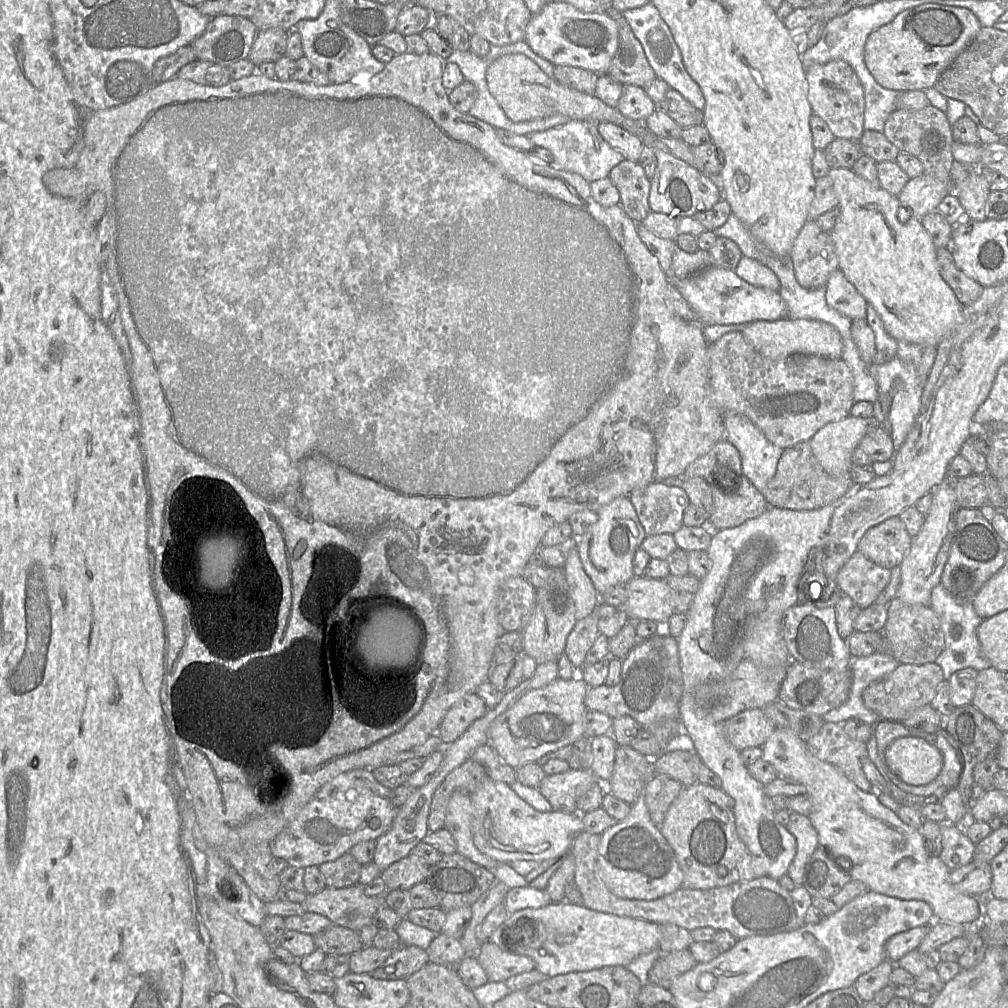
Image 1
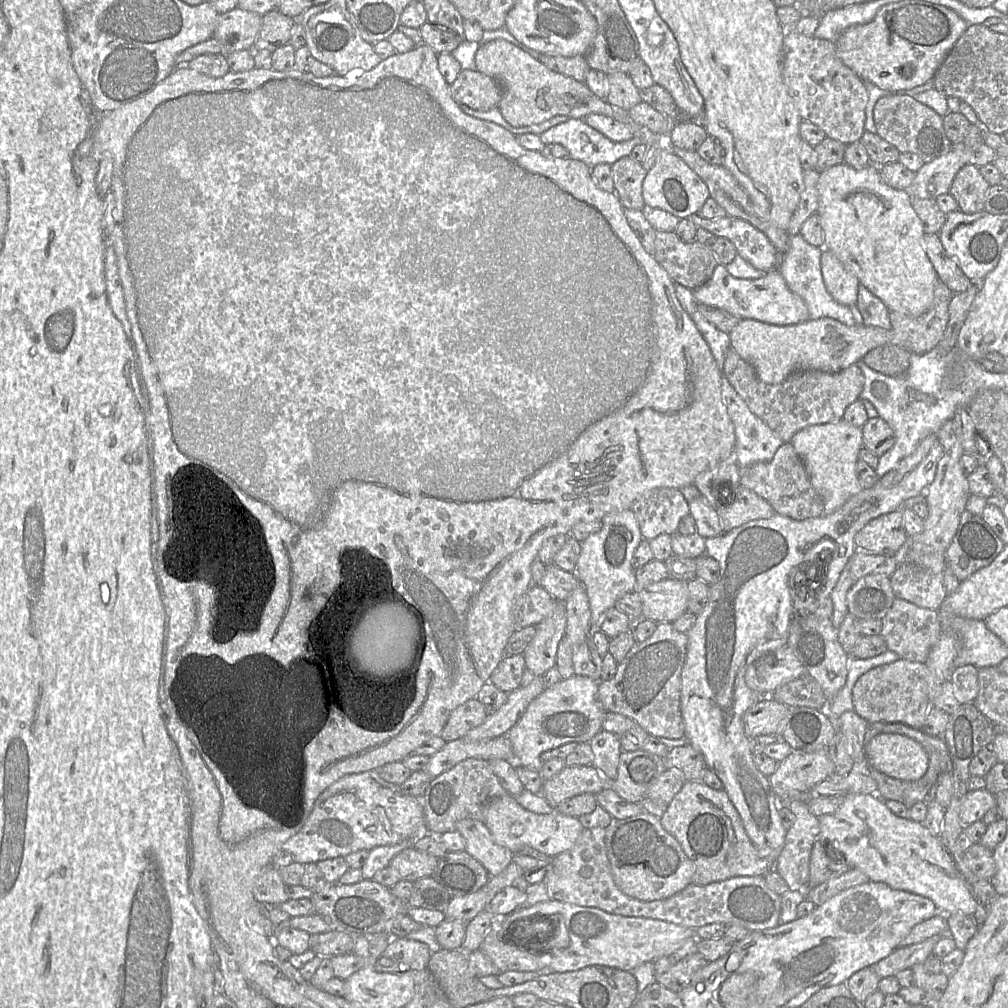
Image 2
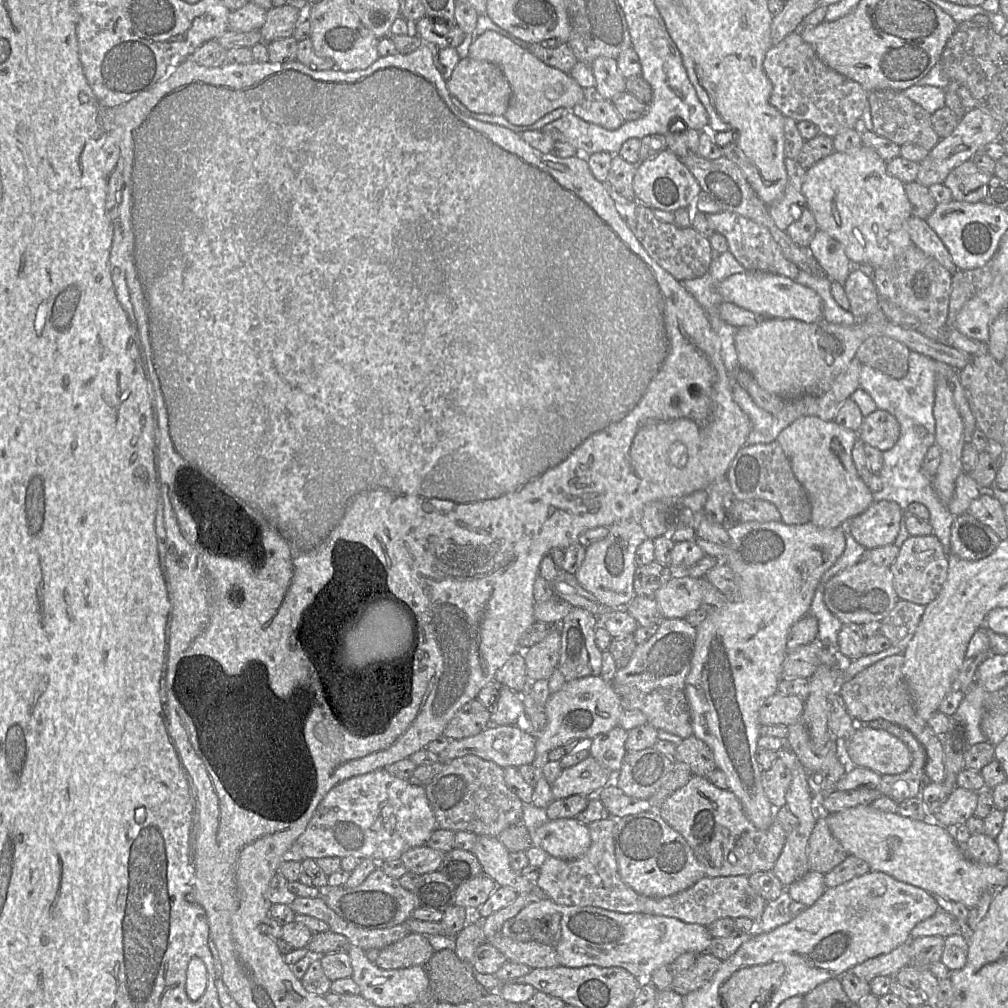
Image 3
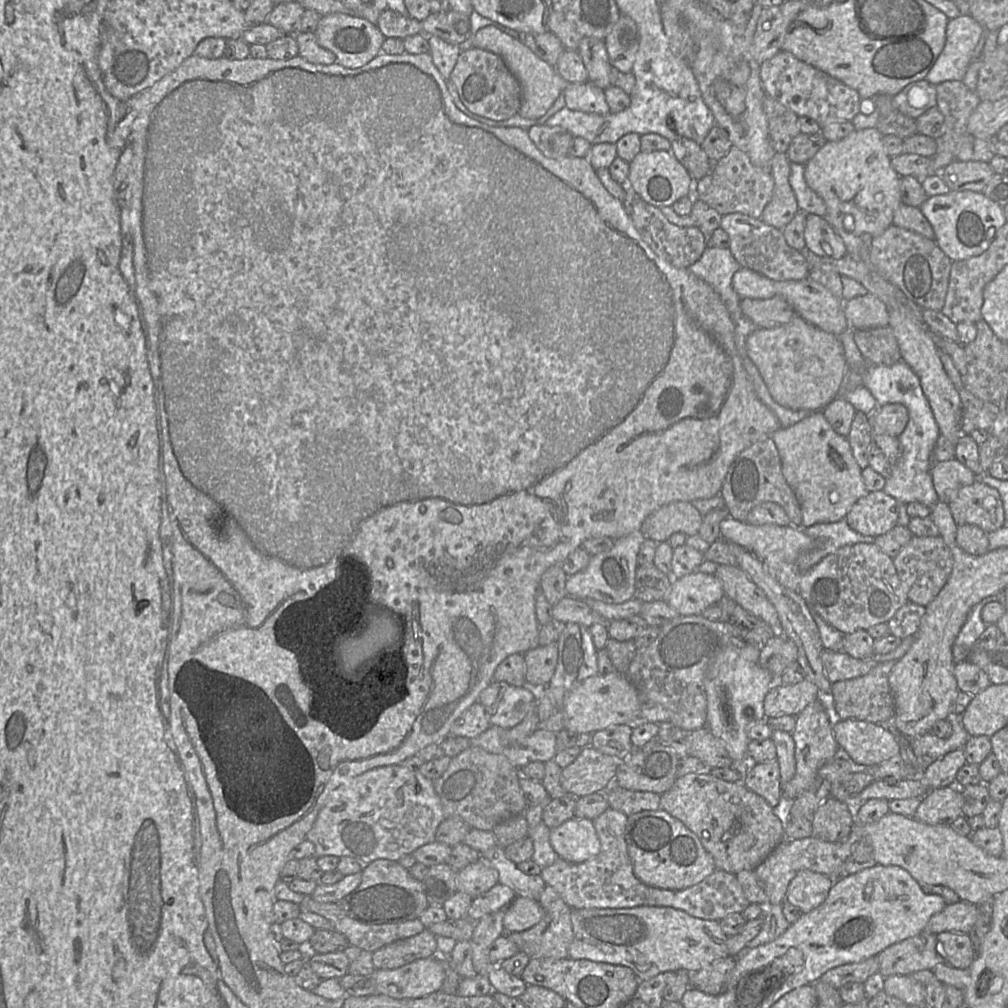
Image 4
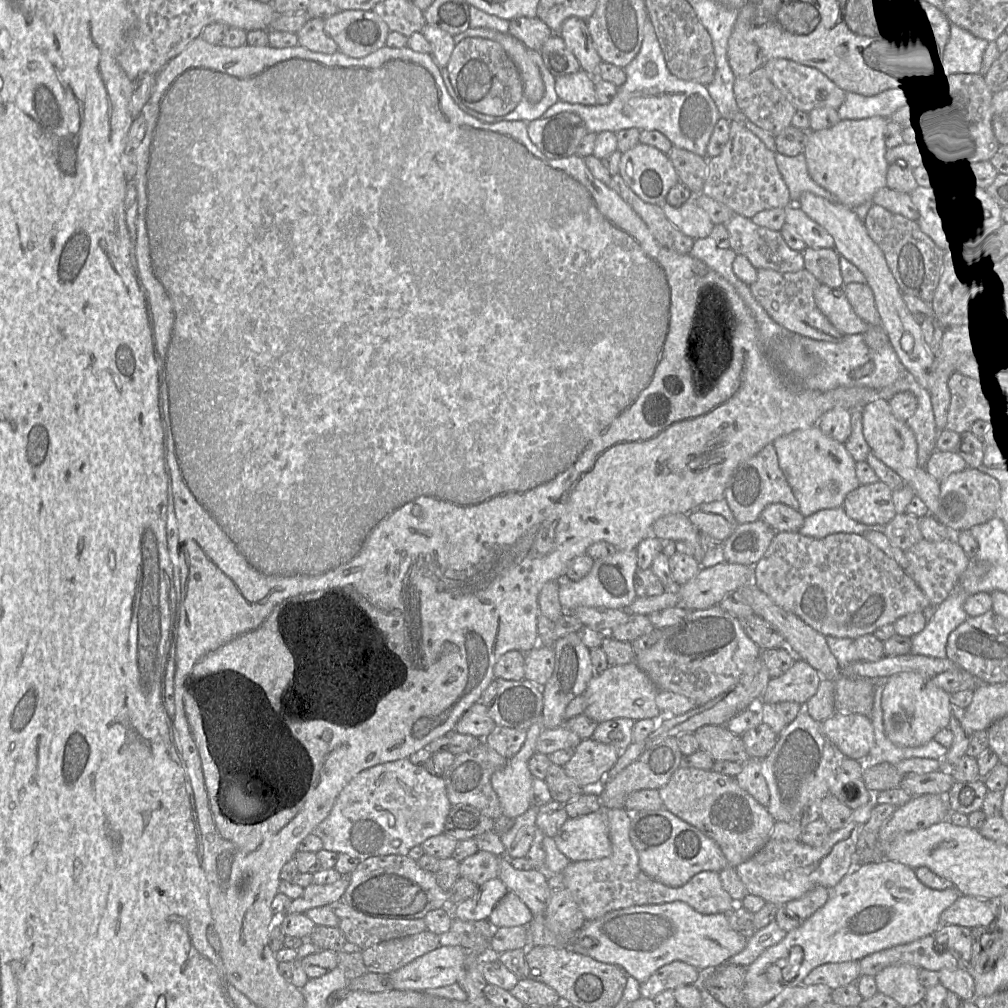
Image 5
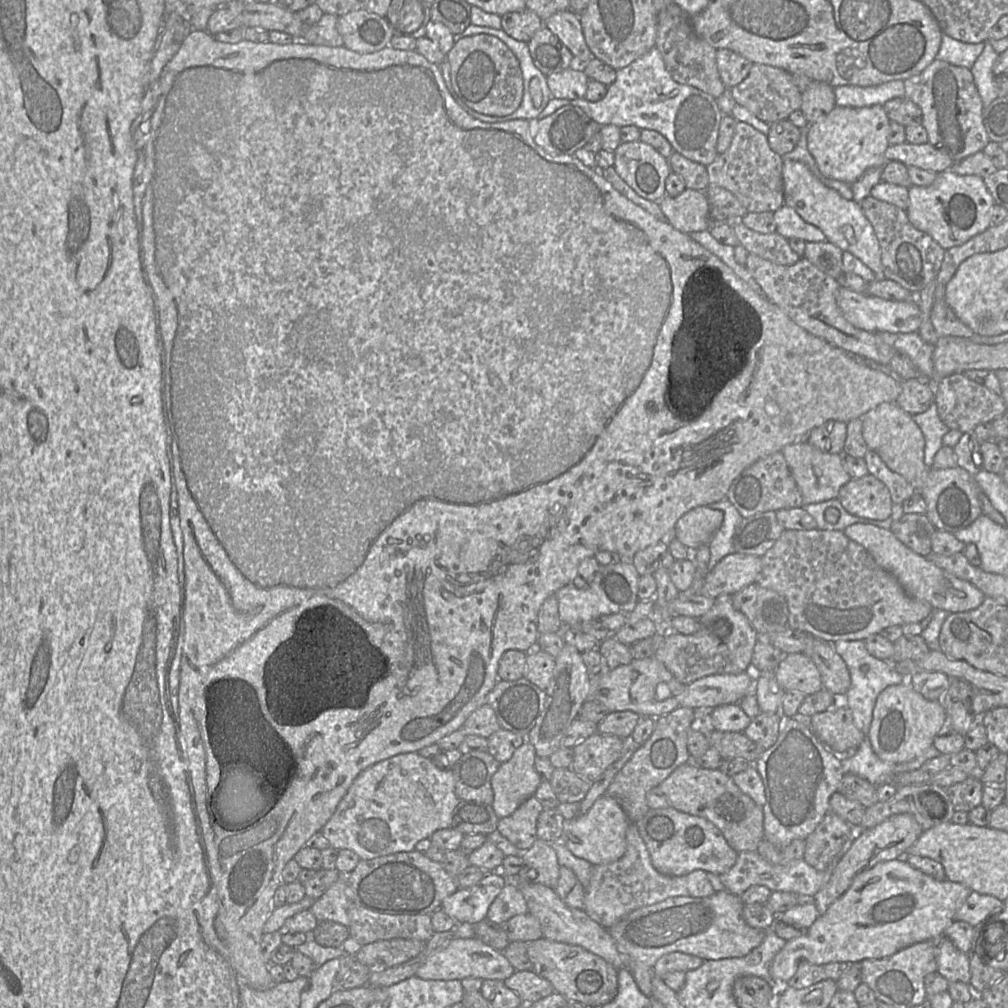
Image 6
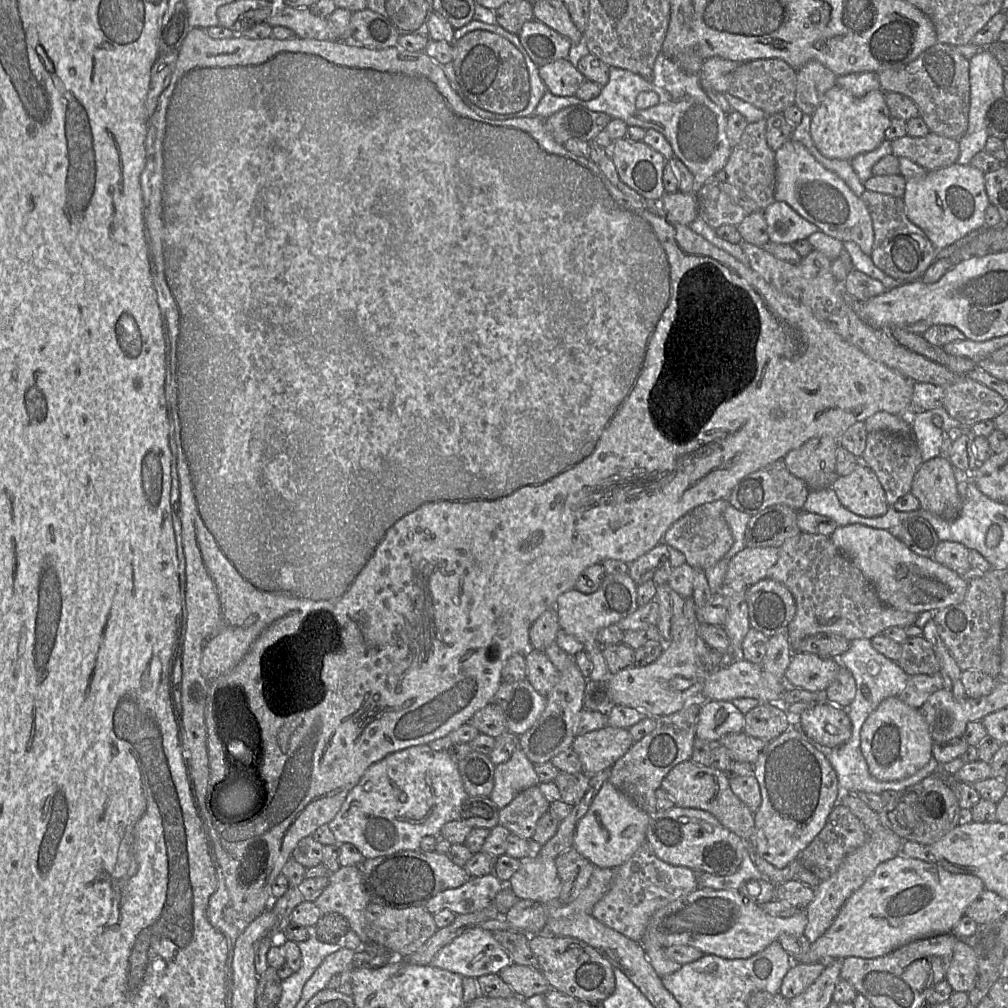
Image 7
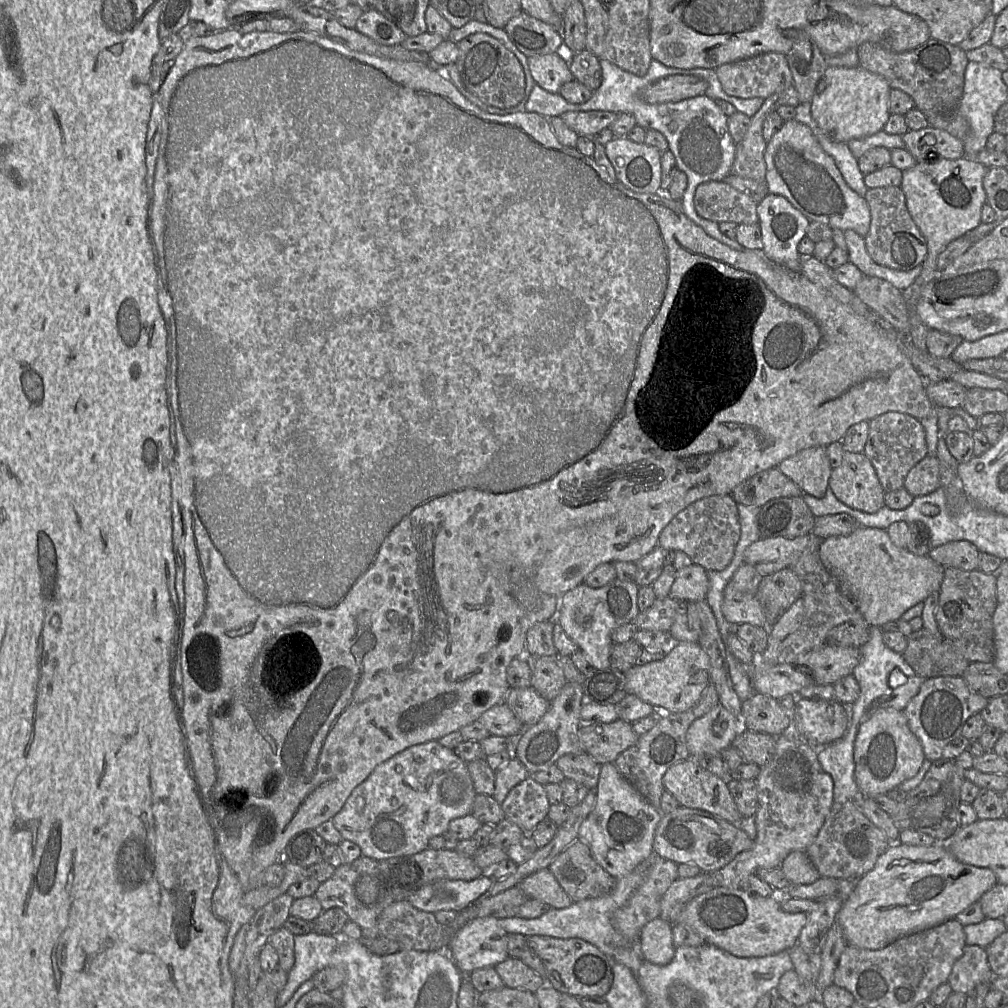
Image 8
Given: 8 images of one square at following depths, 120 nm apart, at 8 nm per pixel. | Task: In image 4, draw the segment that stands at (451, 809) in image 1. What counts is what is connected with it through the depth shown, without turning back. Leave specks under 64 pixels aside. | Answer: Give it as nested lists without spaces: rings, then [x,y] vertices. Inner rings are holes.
[[[500,845],[480,854],[498,872],[499,883],[510,887],[516,896],[538,900],[546,886],[541,875],[529,875],[519,870]]]

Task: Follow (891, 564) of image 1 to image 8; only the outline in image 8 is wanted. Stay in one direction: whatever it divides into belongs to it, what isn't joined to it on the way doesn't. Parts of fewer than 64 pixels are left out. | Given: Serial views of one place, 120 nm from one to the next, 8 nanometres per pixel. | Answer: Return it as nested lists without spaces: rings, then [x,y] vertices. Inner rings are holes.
[[[845,451],[842,463],[832,469],[829,487],[850,508],[868,514],[885,505],[885,494],[871,461],[864,453]]]

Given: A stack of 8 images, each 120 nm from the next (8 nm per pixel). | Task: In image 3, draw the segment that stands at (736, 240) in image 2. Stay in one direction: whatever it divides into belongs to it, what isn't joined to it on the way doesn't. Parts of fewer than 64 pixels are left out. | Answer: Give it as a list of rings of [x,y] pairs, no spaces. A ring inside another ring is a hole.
[[[721,211],[706,215],[715,232],[722,234],[727,239],[729,251],[746,271],[772,273],[796,279],[800,272],[799,267],[785,258],[780,246],[767,228],[733,212]]]

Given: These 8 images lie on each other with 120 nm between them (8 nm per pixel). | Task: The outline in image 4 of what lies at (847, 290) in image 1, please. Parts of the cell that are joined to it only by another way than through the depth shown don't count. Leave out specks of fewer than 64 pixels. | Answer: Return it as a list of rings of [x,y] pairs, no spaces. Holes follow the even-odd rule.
[[[807,215],[804,239],[806,248],[821,257],[840,259],[847,253],[841,237],[822,216]]]

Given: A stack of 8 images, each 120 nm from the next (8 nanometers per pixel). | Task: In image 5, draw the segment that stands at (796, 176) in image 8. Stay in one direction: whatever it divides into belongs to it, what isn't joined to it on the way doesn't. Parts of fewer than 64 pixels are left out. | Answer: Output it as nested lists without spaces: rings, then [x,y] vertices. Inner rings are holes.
[[[811,192],[803,193],[798,200],[801,208],[812,220],[820,224],[833,238],[836,251],[840,256],[848,259],[867,279],[871,288],[877,311],[881,318],[881,325],[888,334],[900,362],[915,378],[917,383],[928,390],[929,377],[932,370],[934,355],[927,348],[920,327],[920,323],[910,313],[895,278],[886,263],[884,254],[878,245],[870,238],[864,222],[856,213],[841,203],[832,203],[827,199]]]

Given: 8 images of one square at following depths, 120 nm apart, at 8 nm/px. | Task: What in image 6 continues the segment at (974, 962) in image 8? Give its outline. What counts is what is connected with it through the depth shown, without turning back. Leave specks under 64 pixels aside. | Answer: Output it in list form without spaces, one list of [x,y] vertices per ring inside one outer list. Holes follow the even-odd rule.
[[[941,936],[935,941],[935,958],[937,972],[949,982],[969,984],[969,956],[958,950],[948,937]]]

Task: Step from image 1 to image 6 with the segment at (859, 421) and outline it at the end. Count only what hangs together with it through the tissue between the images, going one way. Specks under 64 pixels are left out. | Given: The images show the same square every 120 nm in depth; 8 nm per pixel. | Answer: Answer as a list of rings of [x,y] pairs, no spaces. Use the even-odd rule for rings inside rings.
[[[805,440],[786,445],[781,453],[800,490],[803,505],[838,498],[840,488],[852,479],[844,467],[842,454],[823,452]]]

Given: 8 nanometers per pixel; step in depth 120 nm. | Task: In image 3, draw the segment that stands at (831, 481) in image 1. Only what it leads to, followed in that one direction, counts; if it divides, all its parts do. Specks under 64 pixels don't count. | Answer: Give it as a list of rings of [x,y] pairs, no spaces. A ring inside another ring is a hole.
[[[777,442],[743,446],[733,459],[726,478],[735,500],[764,500],[772,503],[786,525],[810,522],[811,504],[804,487],[795,477],[791,463]]]

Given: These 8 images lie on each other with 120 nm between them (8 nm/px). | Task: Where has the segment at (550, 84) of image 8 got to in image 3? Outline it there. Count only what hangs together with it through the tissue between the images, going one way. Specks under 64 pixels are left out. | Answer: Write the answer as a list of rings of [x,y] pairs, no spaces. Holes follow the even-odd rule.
[[[589,92],[588,98],[575,105],[570,111],[576,116],[606,129],[617,129],[624,122],[612,102],[598,97],[596,92]]]

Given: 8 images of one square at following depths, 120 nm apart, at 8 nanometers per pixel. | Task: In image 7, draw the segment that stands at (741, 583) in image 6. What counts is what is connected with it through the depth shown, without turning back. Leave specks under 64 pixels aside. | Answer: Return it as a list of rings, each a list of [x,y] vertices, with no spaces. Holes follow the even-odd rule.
[[[745,547],[729,562],[725,583],[740,580],[751,586],[767,577],[769,569],[775,565],[778,557],[777,547]]]

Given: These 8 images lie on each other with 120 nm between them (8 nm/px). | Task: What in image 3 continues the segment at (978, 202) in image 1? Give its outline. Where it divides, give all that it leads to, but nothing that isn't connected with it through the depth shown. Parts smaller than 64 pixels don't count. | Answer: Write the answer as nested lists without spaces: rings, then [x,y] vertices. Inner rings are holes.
[[[968,160],[953,168],[943,184],[949,188],[954,200],[976,203],[984,199],[993,176],[980,170],[972,160]]]

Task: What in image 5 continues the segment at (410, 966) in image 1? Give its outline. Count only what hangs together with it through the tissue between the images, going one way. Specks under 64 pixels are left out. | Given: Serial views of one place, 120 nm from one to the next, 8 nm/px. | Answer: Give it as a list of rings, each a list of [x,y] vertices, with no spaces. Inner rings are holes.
[[[428,930],[360,950],[368,972],[390,974],[439,947],[439,935]]]

